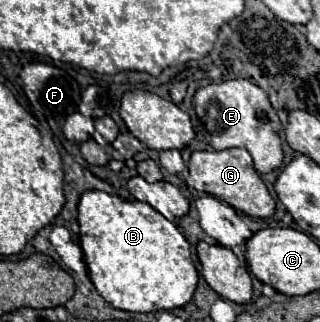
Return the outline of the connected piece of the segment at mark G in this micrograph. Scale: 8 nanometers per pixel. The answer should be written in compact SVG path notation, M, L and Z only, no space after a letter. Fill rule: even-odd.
M246 149L194 151L188 161L188 170L189 176L186 183L196 191L214 195L214 197L226 201L228 205L232 205L234 209L250 215L250 217L266 219L274 213L274 199L268 193L260 175L256 173L256 169L252 165L252 157Z

